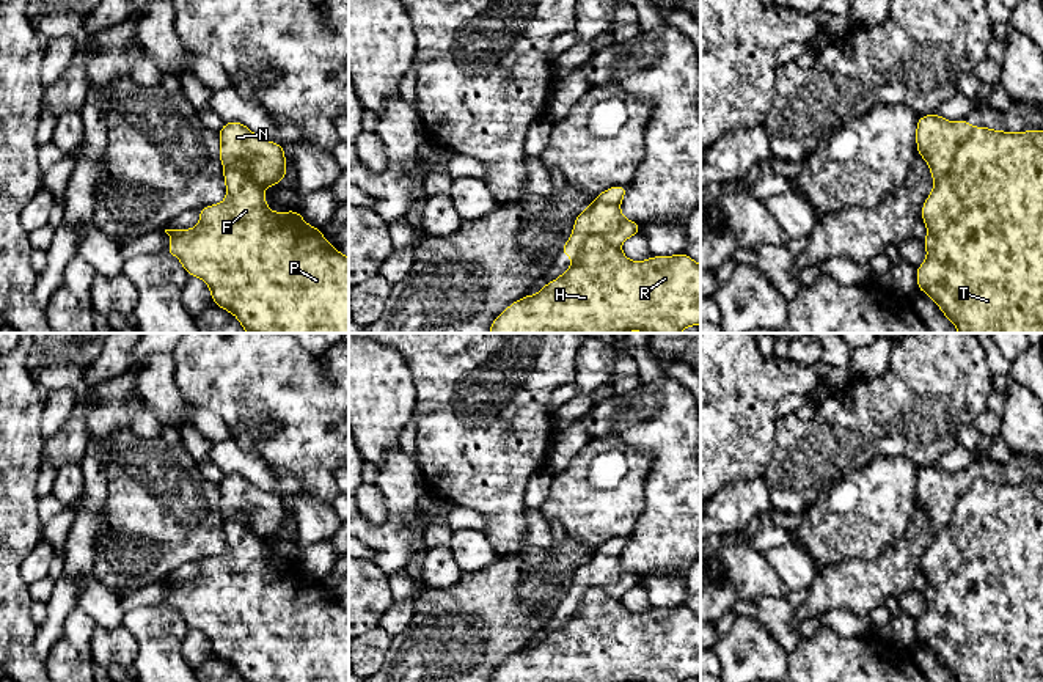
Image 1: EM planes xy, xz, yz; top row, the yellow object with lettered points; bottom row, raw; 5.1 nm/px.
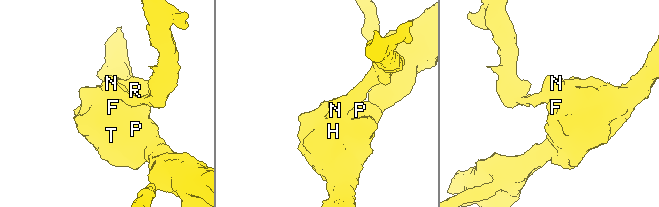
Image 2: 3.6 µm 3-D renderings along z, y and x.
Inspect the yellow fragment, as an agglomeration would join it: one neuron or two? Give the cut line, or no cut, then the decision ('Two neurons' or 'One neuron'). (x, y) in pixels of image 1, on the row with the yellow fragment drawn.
Split along yz (974, 129), (954, 157), (952, 168), (935, 181). Two neurons

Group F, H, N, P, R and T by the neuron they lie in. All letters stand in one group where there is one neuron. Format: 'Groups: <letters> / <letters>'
Groups: F H P R T / N

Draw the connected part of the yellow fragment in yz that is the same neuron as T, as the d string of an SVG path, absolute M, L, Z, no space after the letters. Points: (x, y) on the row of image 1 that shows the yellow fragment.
M979 126L953 157L944 179L935 181L920 209L927 226L925 261L916 269L917 289L925 292L958 333L1043 333L1043 130L1005 132Z

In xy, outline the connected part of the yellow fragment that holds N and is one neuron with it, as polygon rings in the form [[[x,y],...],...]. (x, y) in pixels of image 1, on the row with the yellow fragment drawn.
[[[229,121],[218,130],[220,162],[225,168],[242,167],[261,187],[280,185],[286,178],[284,148],[258,137],[240,121]]]

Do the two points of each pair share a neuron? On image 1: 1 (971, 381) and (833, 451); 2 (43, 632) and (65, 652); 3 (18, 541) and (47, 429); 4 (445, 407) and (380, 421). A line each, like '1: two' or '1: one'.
1: one
2: two
3: two
4: two

